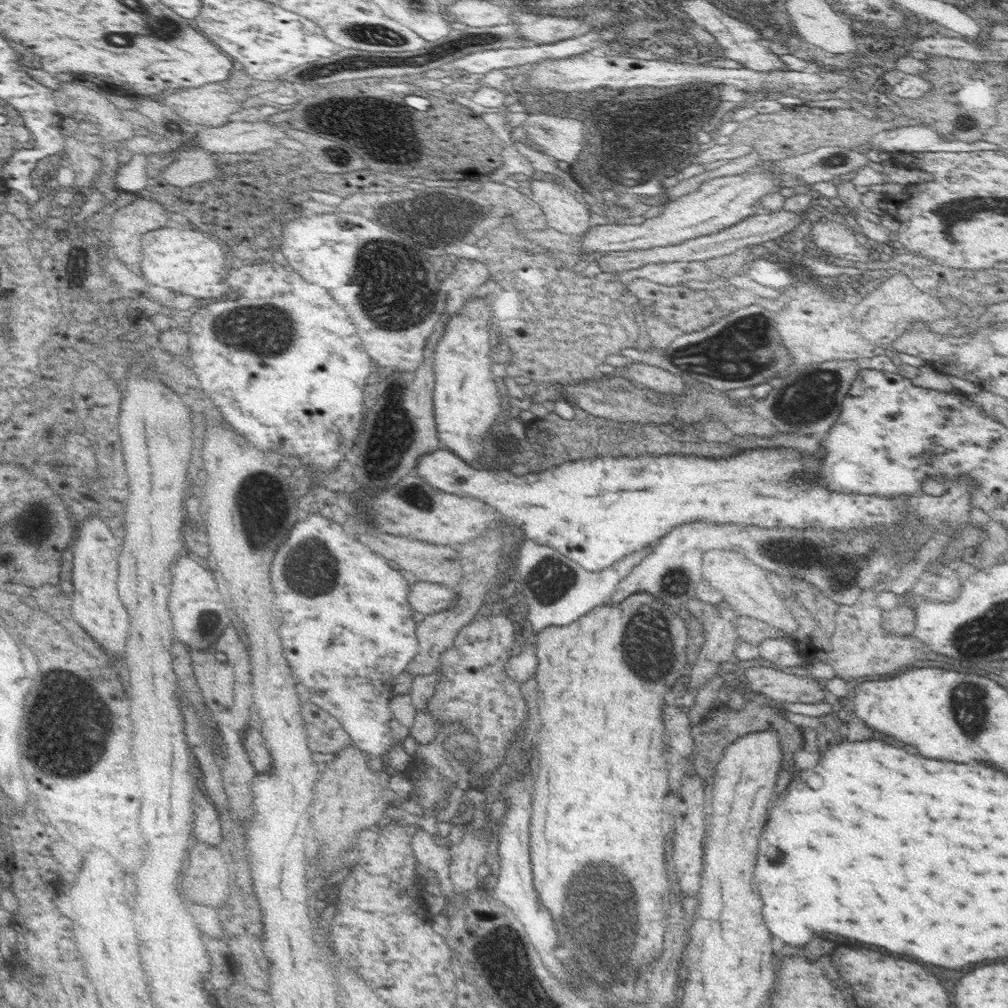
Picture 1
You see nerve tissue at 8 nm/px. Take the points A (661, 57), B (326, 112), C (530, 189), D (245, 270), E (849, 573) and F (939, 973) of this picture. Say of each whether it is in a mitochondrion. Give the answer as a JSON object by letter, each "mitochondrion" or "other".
{"A":"other","B":"mitochondrion","C":"other","D":"other","E":"mitochondrion","F":"other"}

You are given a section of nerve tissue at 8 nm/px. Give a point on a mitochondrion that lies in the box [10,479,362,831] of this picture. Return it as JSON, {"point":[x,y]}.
{"point":[55,746]}

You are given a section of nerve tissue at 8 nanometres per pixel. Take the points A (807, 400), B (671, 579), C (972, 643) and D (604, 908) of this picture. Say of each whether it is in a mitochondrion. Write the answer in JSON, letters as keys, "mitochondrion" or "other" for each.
{"A":"mitochondrion","B":"mitochondrion","C":"mitochondrion","D":"mitochondrion"}

